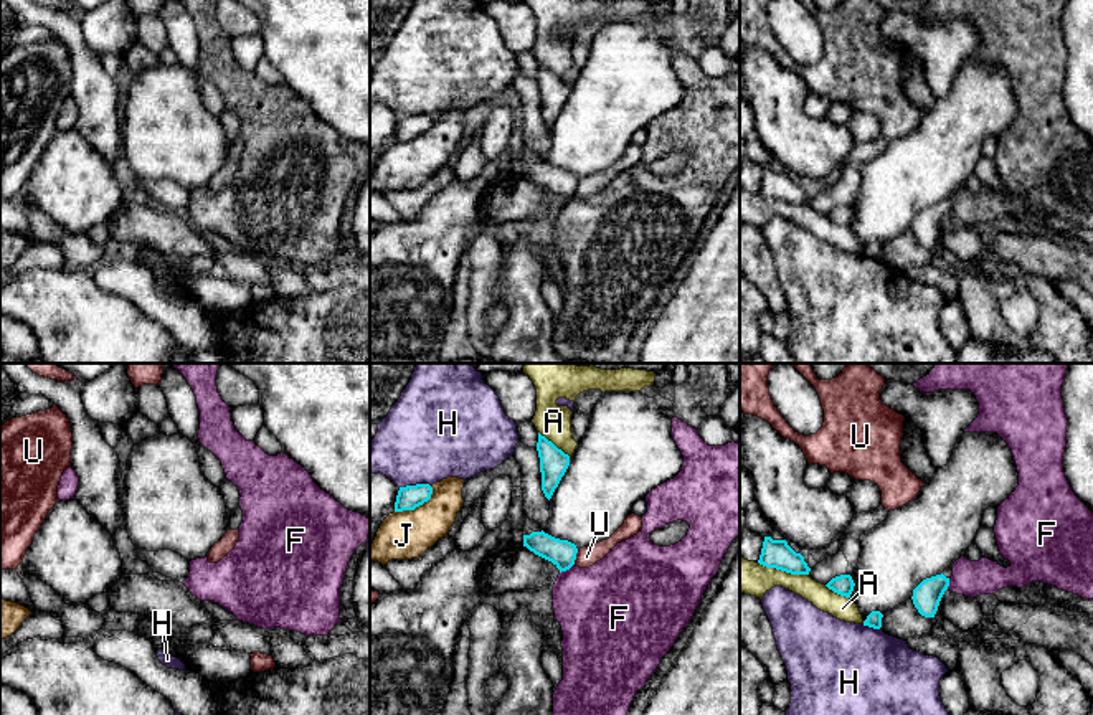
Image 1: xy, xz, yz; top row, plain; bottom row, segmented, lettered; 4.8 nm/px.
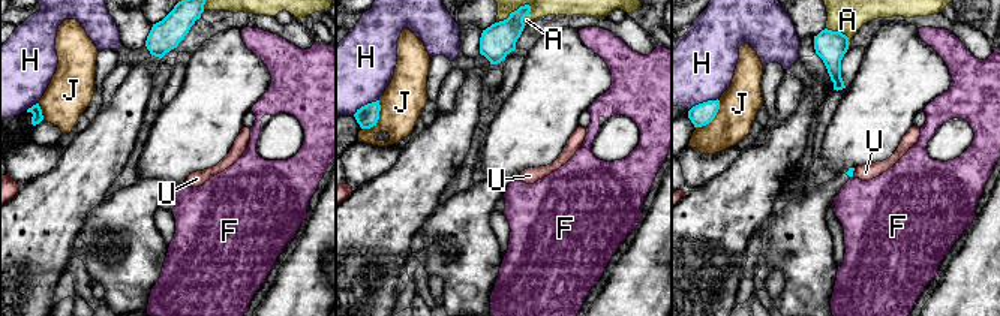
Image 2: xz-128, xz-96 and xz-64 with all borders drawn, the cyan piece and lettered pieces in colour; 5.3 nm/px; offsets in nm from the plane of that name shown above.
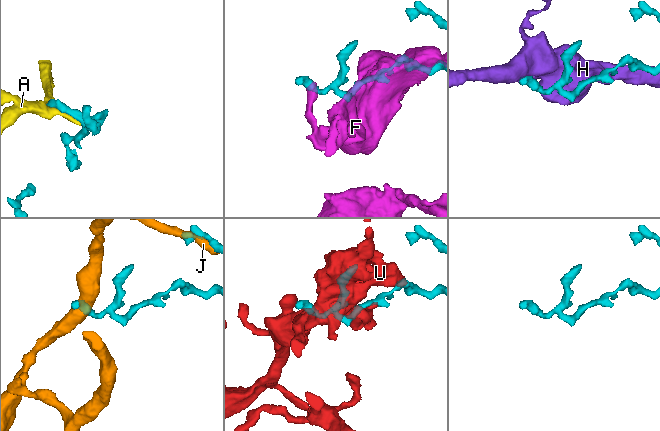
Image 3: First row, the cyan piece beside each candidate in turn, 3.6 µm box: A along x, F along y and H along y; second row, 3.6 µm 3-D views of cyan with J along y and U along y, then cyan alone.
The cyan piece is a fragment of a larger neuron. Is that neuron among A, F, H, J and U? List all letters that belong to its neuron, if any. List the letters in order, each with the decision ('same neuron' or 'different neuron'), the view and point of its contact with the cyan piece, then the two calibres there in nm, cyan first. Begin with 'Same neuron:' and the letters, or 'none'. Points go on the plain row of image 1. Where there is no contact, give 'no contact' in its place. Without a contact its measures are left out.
Same neuron: none
A: different neuron | yz (783, 200) | 140/160 nm
F: different neuron | xz (567, 198) | 130/420 nm
H: different neuron | xz (416, 114) | 120/460 nm
J: different neuron | xz (416, 136) | 120/240 nm
U: different neuron | xz (575, 187) | 130/100 nm

